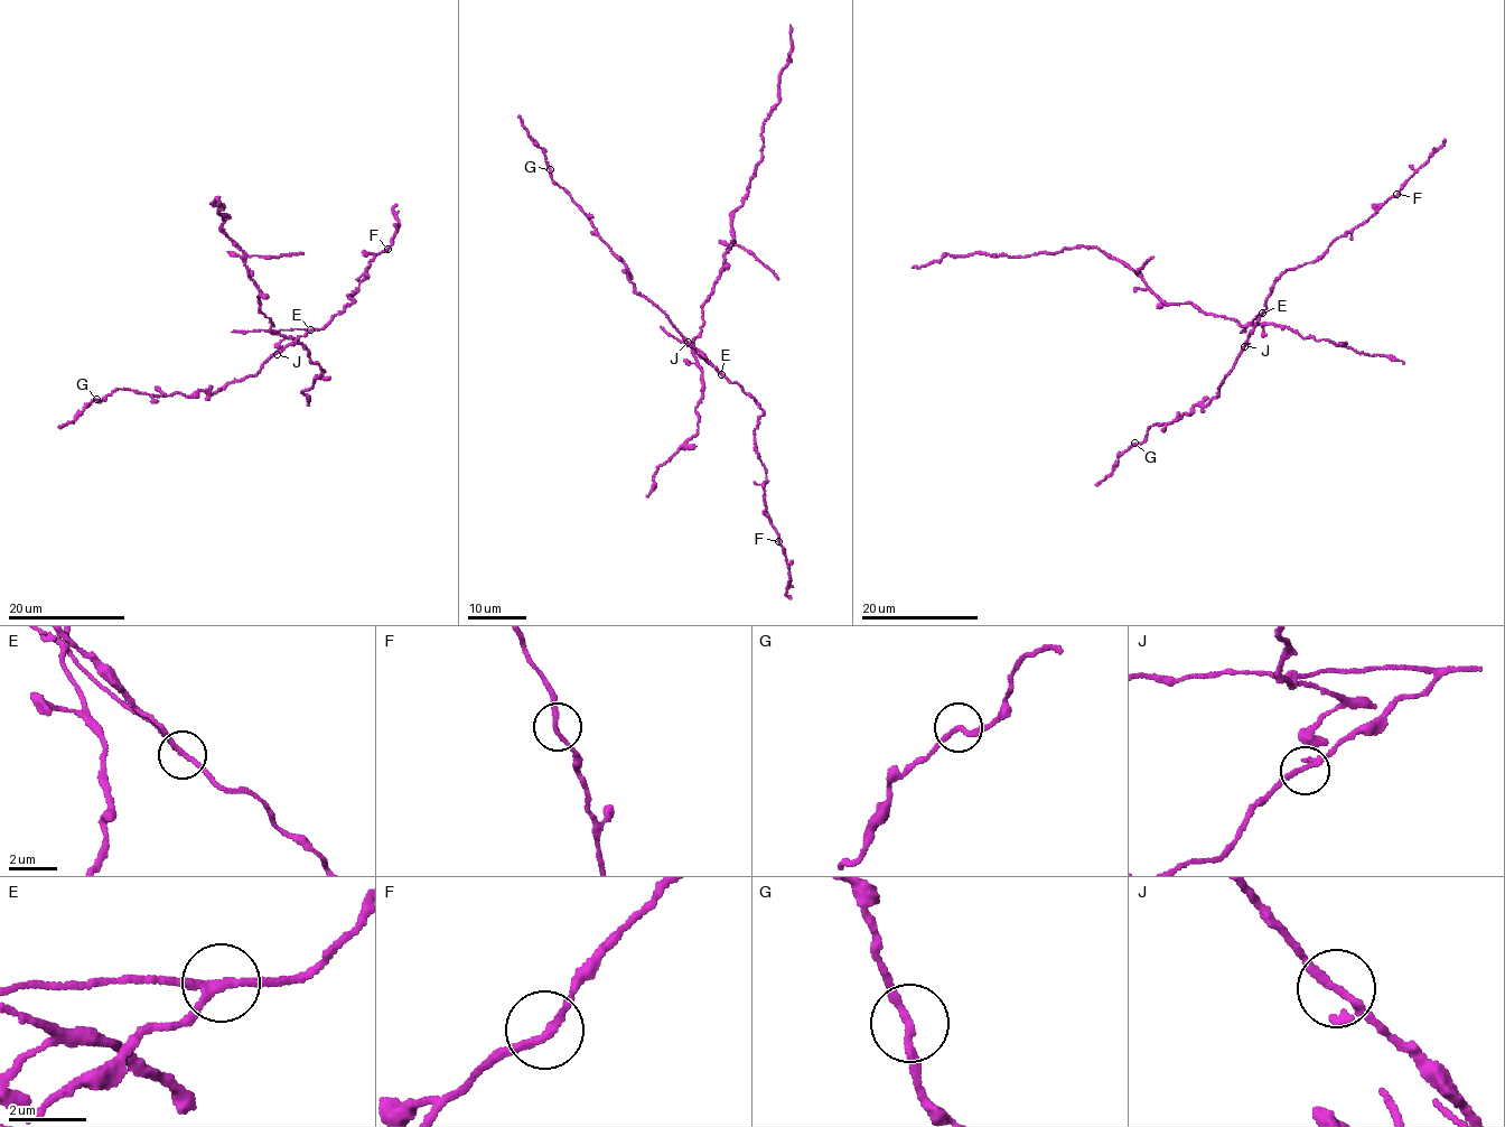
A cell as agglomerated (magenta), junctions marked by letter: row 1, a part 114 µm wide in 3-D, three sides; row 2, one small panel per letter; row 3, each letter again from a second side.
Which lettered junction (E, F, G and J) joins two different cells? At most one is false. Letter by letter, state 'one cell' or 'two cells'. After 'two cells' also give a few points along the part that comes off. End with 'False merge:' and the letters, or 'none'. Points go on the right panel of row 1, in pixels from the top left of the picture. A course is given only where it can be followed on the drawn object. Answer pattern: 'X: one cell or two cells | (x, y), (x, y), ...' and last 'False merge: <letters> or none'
E: two cells | (1263, 313), (1240, 325), (1189, 304), (1161, 300), (1132, 269), (1096, 248), (1017, 258), (946, 254), (912, 268)
F: one cell
G: one cell
J: one cell
False merge: E

